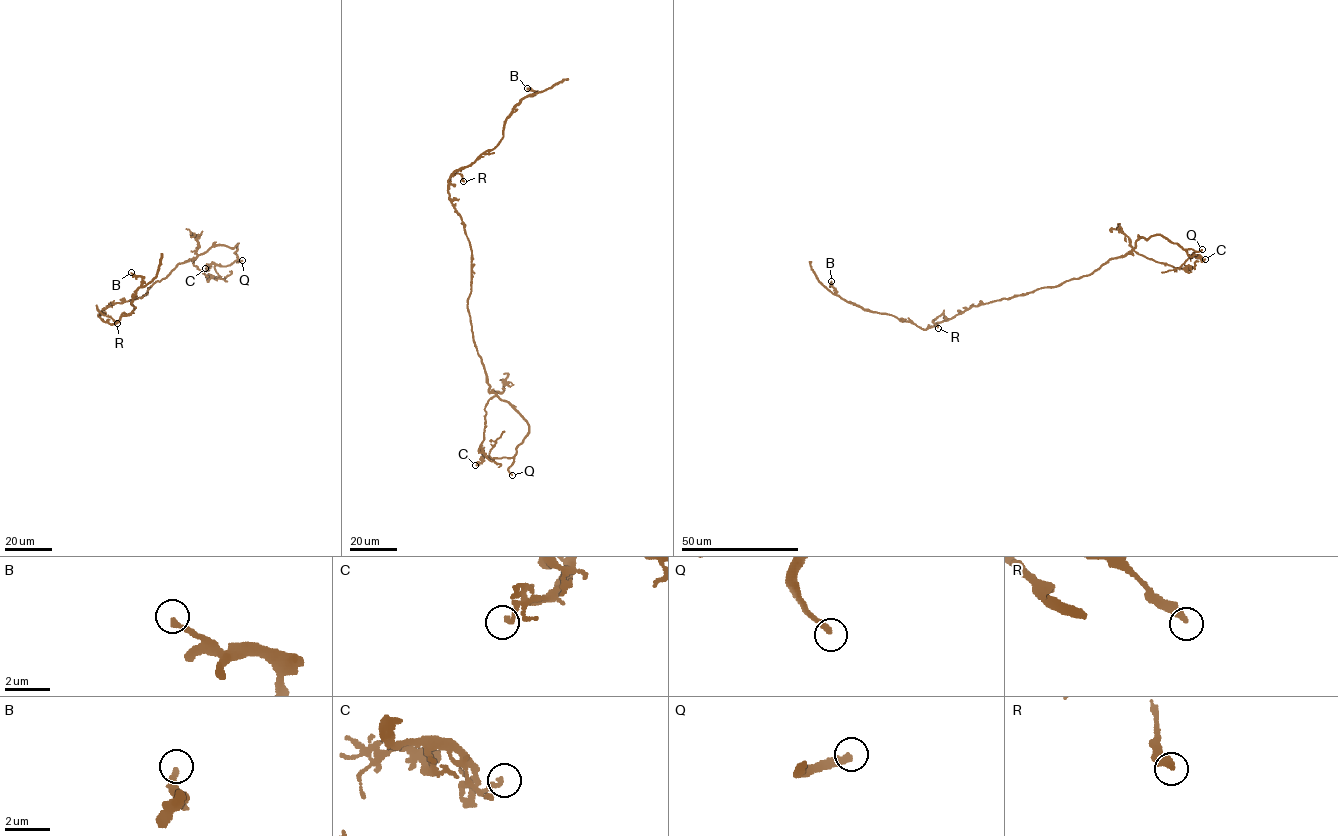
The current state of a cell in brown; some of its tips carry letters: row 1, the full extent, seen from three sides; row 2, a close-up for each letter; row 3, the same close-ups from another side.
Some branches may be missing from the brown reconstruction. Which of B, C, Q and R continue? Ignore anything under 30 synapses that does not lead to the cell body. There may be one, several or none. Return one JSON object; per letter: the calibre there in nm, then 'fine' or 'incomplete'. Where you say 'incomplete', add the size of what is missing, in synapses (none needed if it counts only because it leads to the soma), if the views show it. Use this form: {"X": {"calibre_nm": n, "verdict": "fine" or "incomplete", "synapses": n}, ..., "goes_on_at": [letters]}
{"B": {"calibre_nm": 240, "verdict": "fine"}, "C": {"calibre_nm": 190, "verdict": "fine"}, "Q": {"calibre_nm": 280, "verdict": "incomplete"}, "R": {"calibre_nm": 240, "verdict": "fine"}, "goes_on_at": ["Q"]}

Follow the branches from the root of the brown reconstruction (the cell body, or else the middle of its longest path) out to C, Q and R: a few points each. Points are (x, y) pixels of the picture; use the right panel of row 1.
C: (1025, 294), (1090, 275), (1110, 259), (1131, 254), (1140, 237), (1161, 235), (1188, 255), (1205, 259)
Q: (1025, 294), (1090, 275), (1110, 259), (1131, 254), (1140, 237), (1148, 239), (1161, 235), (1183, 249), (1202, 249)
R: (1025, 294), (971, 306), (948, 319), (941, 314), (932, 321), (938, 328)

